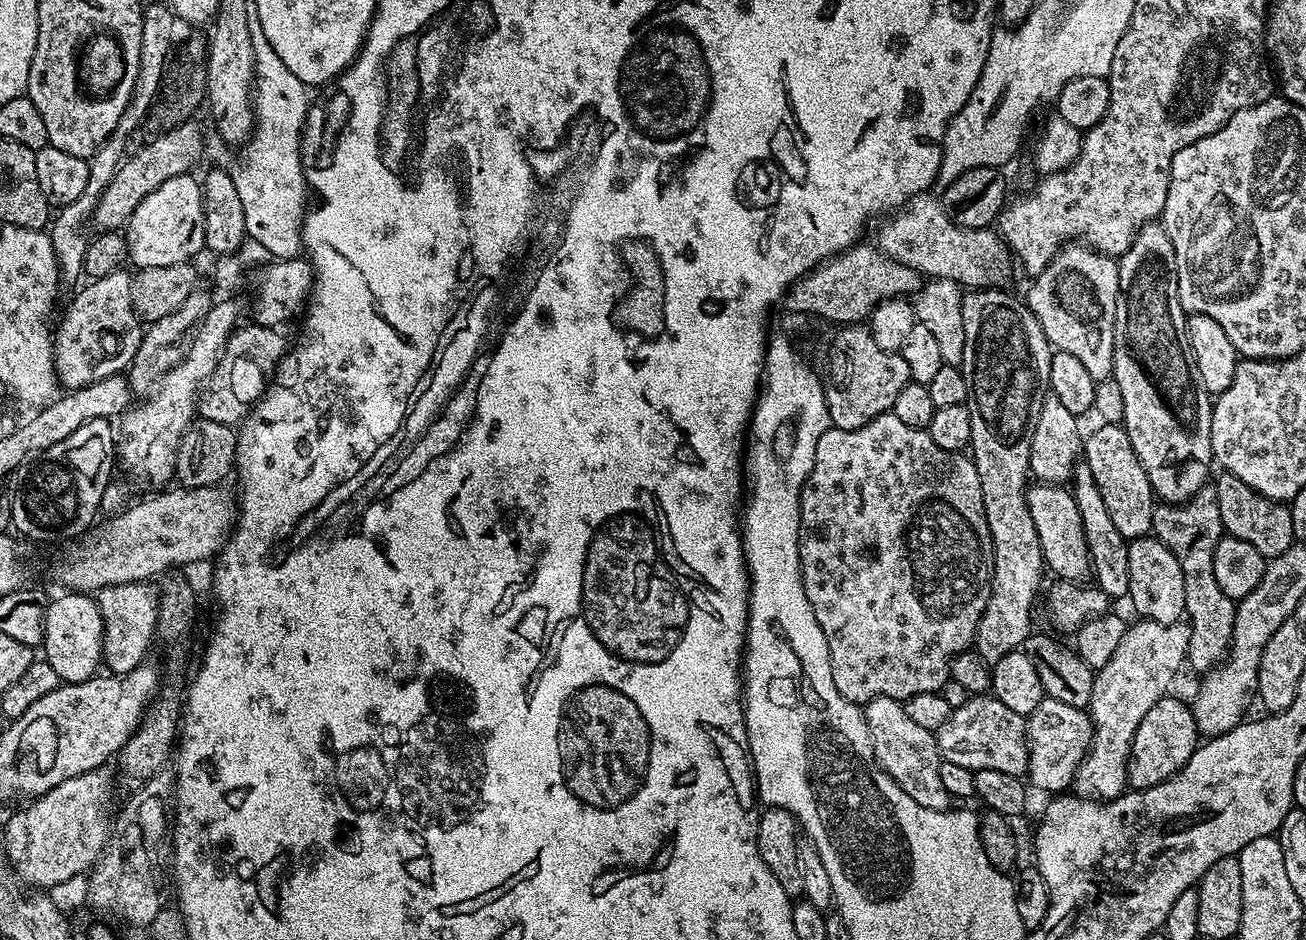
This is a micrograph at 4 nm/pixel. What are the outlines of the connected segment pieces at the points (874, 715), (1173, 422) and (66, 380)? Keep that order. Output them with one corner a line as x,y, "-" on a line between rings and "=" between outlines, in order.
875,696
873,700
863,705
862,711
866,718
866,726
870,730
870,742
876,755
876,760
885,774
914,802
926,806
926,810
938,810
947,812
953,807
954,801
949,796
946,786
942,786
940,777
941,759
936,750
936,738
933,733
922,730
906,714
903,703
894,698
=
1163,223
1144,224
1134,242
1118,258
1118,294
1114,330
1114,366
1111,377
1122,390
1122,427
1150,478
1153,493
1163,503
1182,504
1209,483
1208,467
1213,467
1212,405
1213,397
1202,386
1196,359
1188,341
1188,316
1178,294
1176,255
=
121,270
106,274
106,278
98,278
85,283
85,288
73,298
64,312
64,321
54,332
54,366
56,379
65,389
75,390
85,388
102,378
121,375
131,365
134,354
140,345
142,321
136,315
132,305
133,277
127,276
127,271

